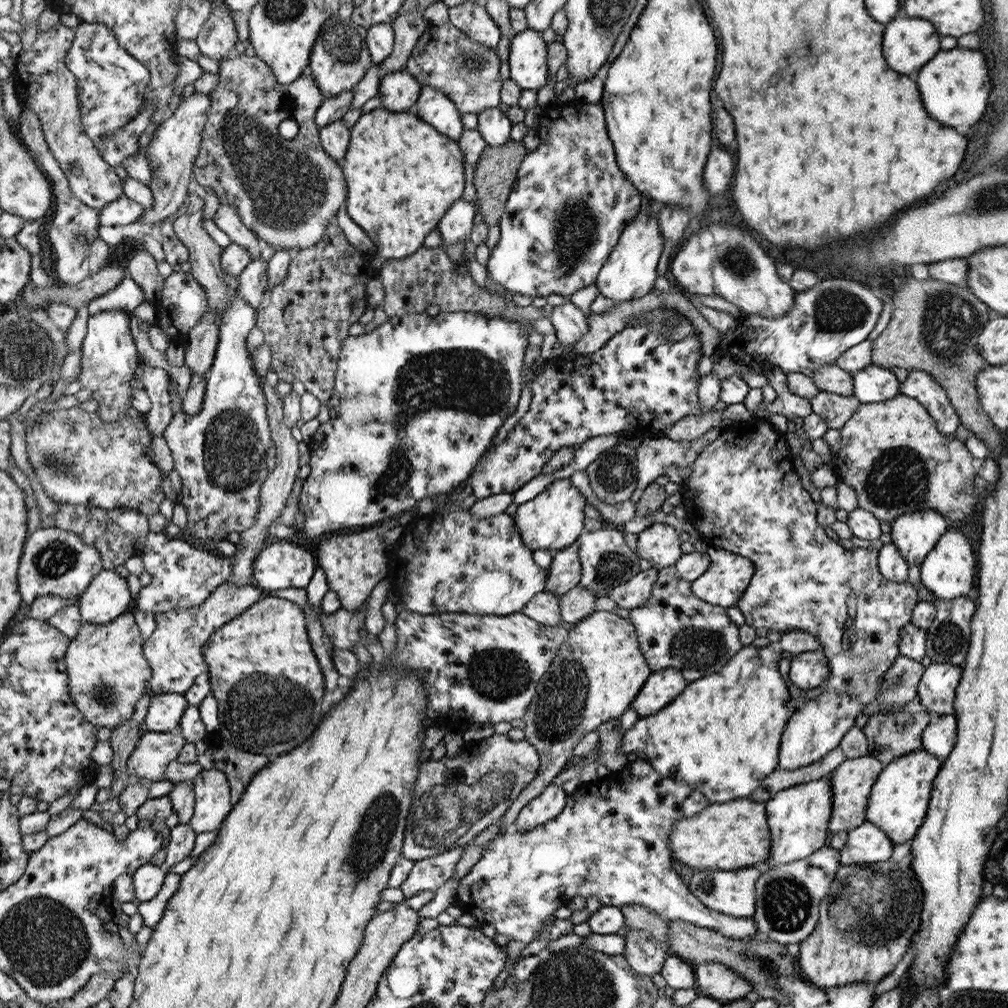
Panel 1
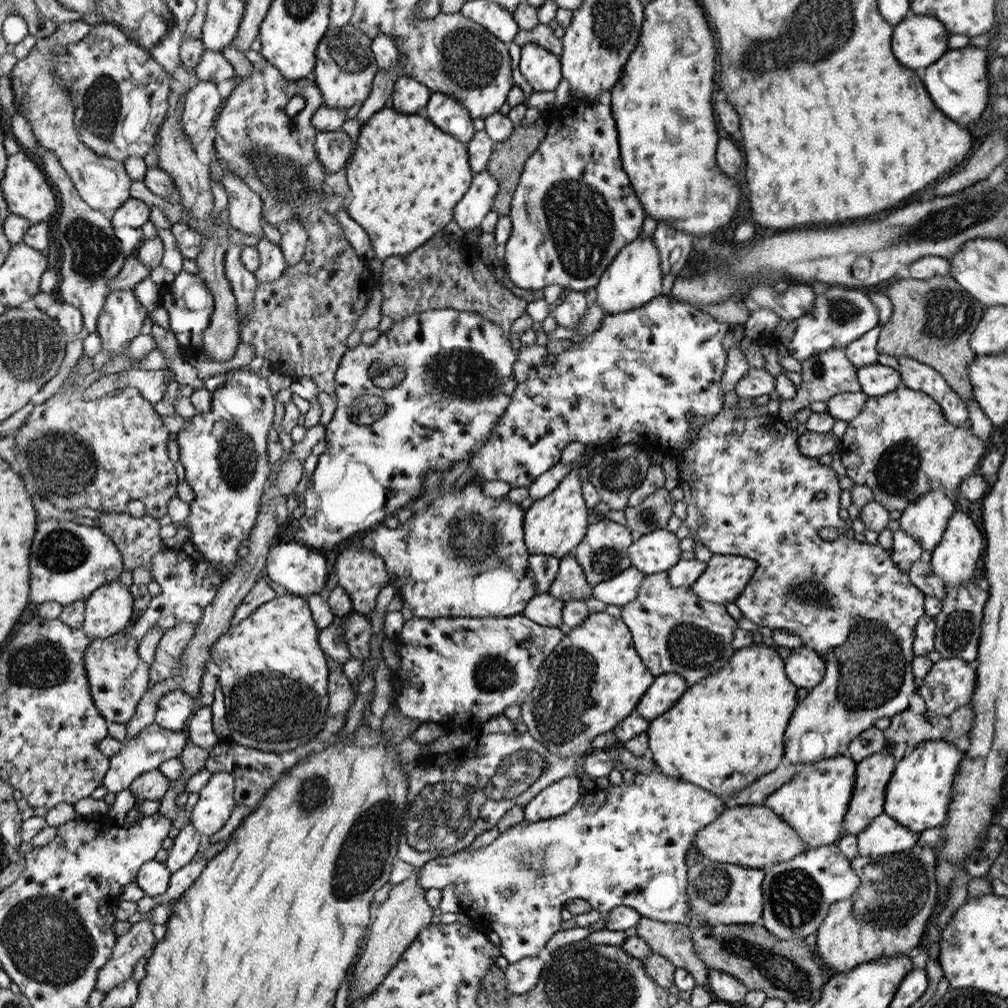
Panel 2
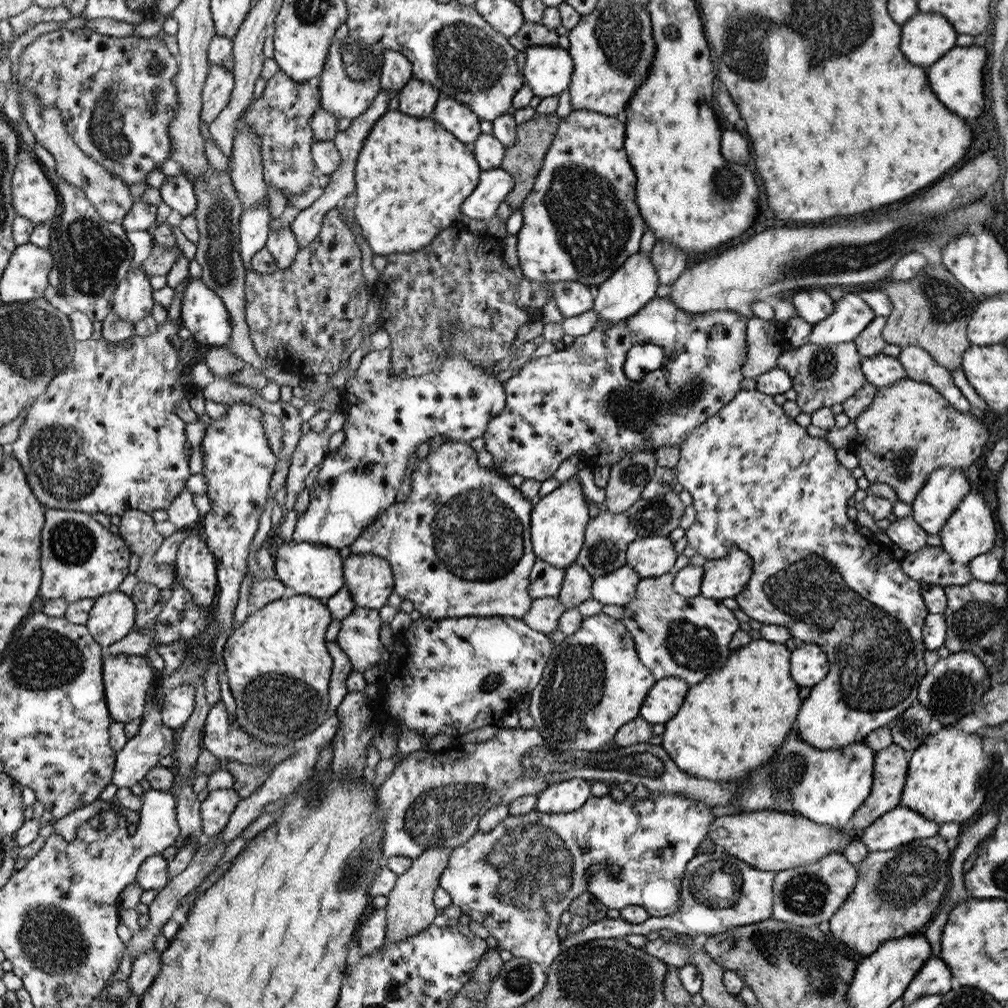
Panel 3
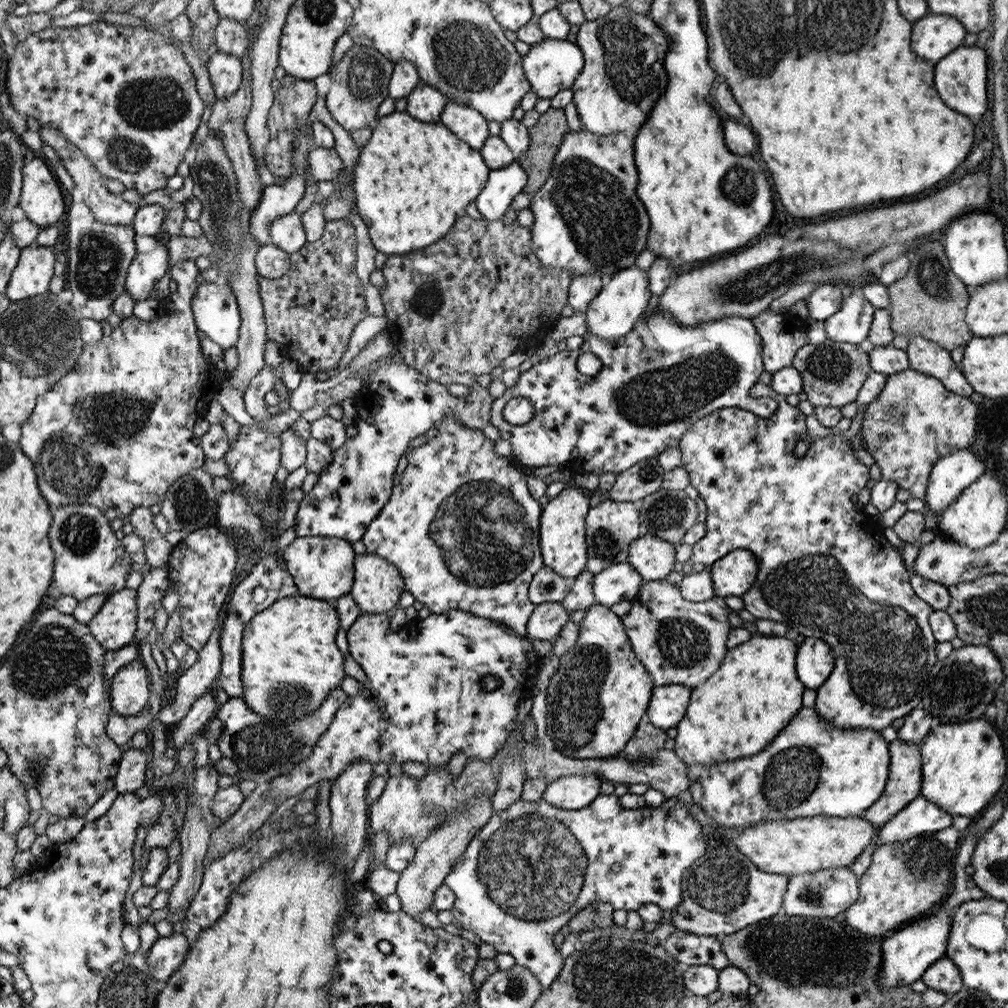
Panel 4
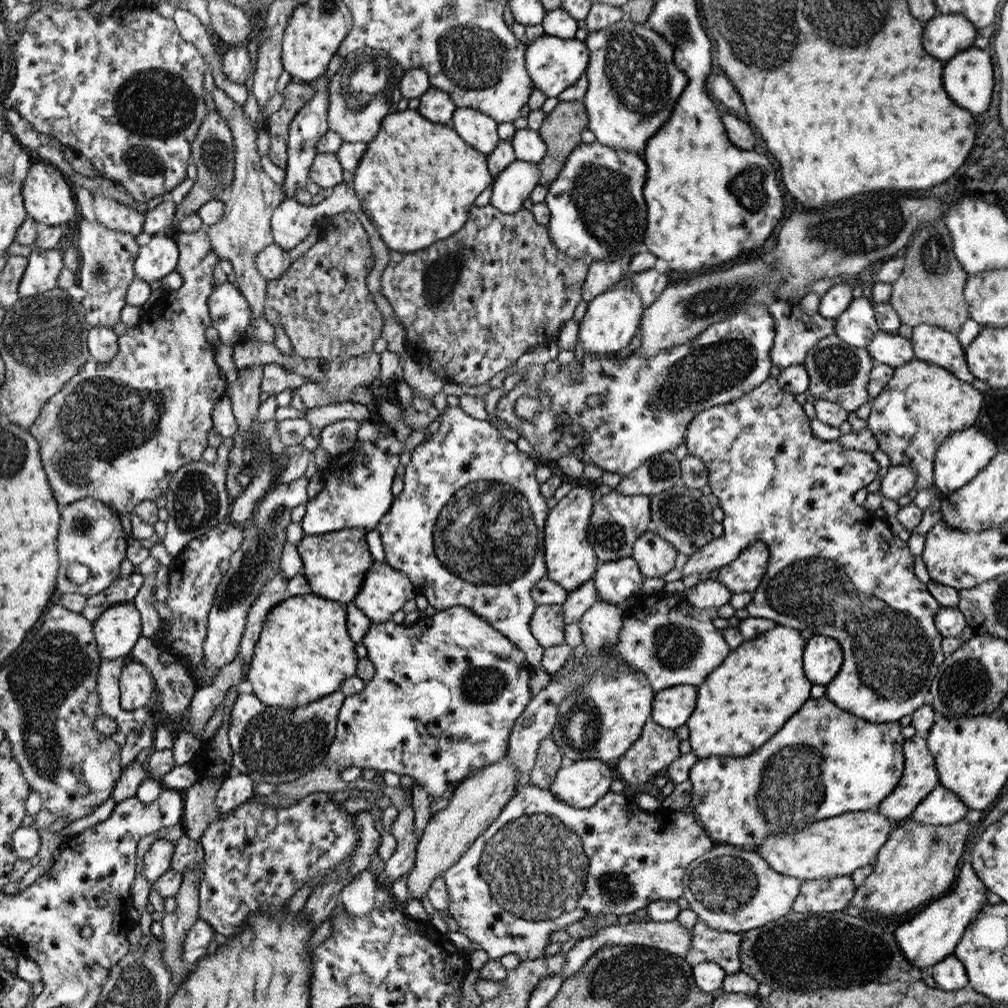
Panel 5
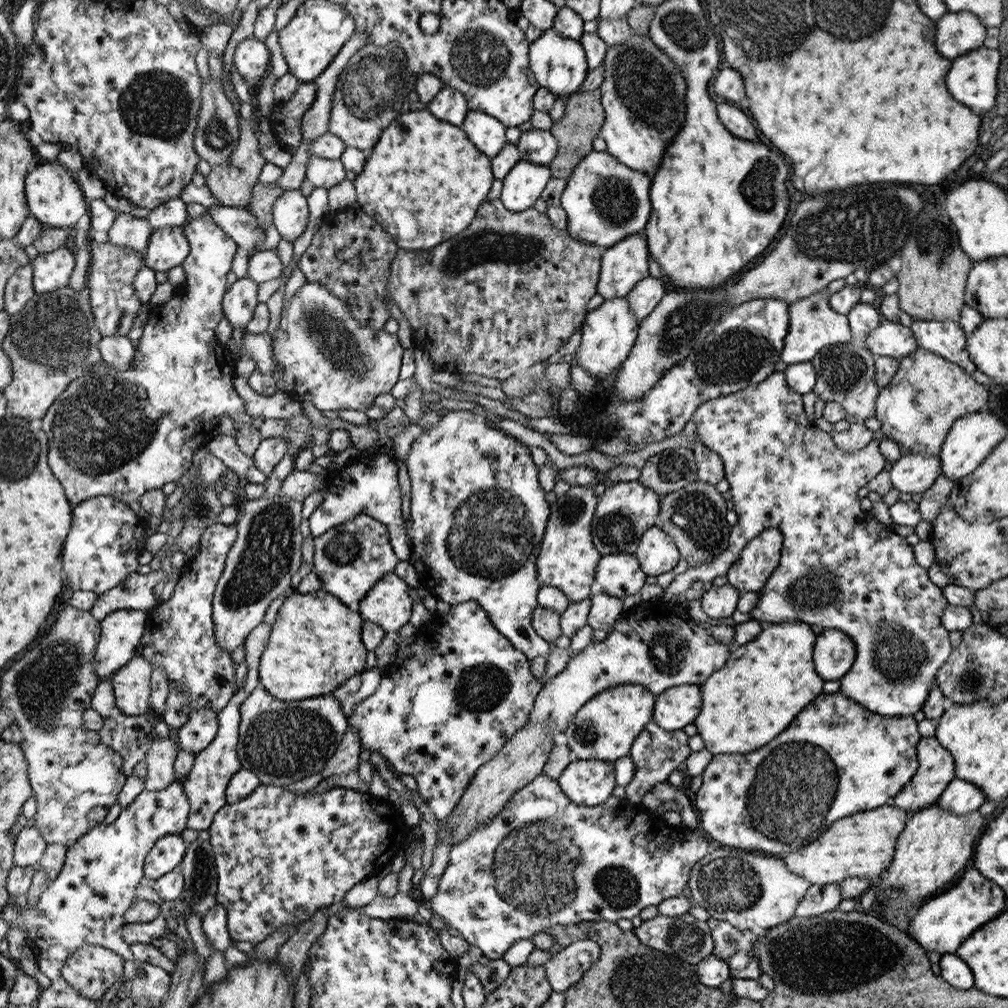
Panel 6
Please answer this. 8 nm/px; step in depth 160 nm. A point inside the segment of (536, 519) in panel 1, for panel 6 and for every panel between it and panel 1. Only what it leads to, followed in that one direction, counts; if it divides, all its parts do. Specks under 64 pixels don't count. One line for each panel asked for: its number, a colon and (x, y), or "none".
2: (554, 525)
3: (557, 534)
4: (564, 549)
5: (571, 561)
6: (568, 559)

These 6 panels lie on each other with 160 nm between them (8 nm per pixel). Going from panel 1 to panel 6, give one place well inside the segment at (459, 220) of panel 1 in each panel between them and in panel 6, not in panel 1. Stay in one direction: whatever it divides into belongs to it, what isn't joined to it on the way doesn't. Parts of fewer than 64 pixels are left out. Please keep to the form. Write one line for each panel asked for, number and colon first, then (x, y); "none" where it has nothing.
2: (471, 211)
3: (488, 199)
4: (505, 183)
5: (513, 186)
6: (525, 183)

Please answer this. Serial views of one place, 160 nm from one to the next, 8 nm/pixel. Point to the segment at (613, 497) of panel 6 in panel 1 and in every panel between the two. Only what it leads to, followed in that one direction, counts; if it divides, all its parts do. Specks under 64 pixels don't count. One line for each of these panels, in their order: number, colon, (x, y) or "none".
1: (606, 561)
2: (603, 553)
3: (605, 549)
4: (611, 526)
5: (618, 519)

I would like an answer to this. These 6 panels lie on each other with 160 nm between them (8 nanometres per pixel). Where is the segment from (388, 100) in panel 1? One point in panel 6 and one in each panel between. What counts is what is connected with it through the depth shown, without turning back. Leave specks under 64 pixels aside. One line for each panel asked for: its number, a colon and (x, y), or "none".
2: (410, 97)
3: (417, 98)
4: (426, 103)
5: (437, 106)
6: (449, 104)

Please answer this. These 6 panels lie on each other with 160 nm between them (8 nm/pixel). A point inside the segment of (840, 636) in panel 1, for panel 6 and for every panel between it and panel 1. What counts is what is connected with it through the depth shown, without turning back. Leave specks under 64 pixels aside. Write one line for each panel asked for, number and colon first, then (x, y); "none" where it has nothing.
2: (749, 492)
3: (758, 481)
4: (820, 575)
5: (775, 481)
6: (784, 473)

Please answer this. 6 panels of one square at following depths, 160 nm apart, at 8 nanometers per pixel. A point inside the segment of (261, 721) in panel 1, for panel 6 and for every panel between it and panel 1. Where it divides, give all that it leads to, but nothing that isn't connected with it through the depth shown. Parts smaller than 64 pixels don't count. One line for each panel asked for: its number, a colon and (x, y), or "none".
2: (271, 670)
3: (277, 666)
4: (291, 662)
5: (304, 645)
6: (315, 644)

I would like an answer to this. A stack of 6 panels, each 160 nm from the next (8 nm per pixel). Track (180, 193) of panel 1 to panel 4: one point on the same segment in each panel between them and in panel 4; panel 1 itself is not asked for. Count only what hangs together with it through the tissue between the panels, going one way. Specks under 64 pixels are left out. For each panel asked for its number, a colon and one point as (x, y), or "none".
2: (202, 103)
3: (219, 84)
4: (225, 70)

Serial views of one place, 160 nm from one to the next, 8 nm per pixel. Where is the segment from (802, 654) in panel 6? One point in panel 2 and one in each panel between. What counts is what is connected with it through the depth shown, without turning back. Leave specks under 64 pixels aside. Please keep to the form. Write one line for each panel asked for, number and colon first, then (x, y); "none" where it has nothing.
2: (727, 733)
3: (724, 733)
4: (740, 711)
5: (745, 702)

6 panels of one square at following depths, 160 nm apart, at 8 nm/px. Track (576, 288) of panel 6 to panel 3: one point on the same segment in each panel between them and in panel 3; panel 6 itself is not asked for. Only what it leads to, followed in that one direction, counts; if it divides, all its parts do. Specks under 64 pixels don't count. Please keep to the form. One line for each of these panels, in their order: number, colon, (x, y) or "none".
3: (455, 279)
4: (455, 309)
5: (471, 305)

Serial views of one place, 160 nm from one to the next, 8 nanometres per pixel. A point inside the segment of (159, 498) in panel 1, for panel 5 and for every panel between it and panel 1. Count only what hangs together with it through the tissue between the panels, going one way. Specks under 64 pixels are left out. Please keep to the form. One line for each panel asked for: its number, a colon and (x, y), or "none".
2: (102, 453)
3: (104, 438)
4: (116, 433)
5: (118, 431)

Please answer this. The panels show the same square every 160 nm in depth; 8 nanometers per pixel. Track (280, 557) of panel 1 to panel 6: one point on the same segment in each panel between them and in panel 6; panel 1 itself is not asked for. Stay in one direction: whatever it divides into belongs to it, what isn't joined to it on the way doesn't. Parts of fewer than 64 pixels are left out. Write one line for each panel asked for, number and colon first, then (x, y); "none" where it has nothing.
2: (301, 571)
3: (309, 568)
4: (322, 567)
5: (336, 564)
6: (351, 558)

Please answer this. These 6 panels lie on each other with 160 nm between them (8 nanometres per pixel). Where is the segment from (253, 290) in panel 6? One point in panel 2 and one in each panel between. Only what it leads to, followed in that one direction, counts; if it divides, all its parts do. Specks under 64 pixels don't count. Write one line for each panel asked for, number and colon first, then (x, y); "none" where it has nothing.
2: (189, 303)
3: (207, 319)
4: (215, 306)
5: (231, 314)

